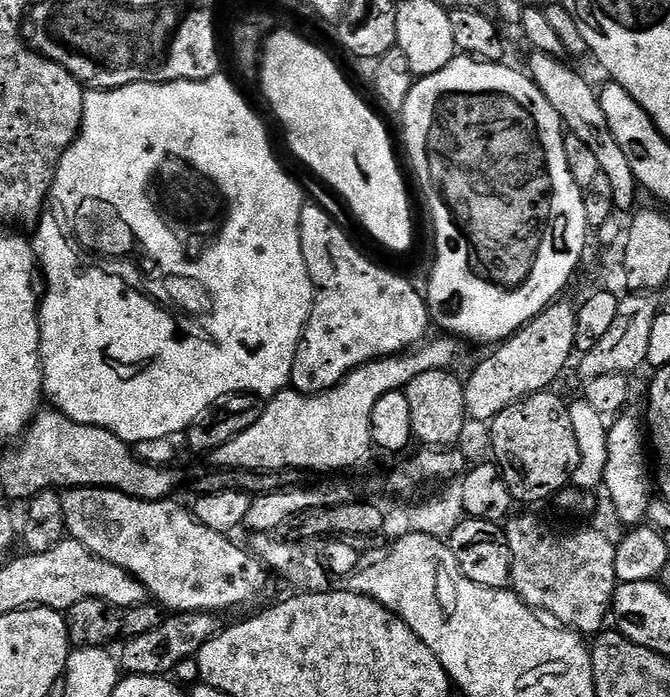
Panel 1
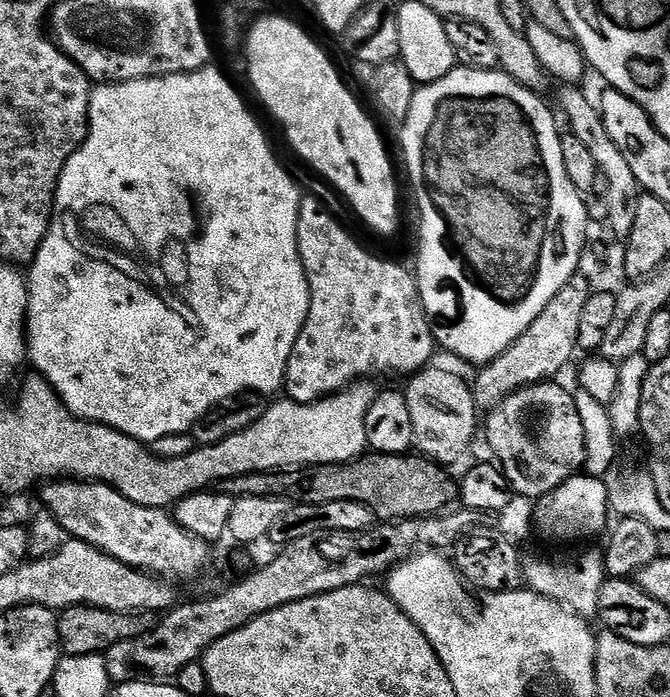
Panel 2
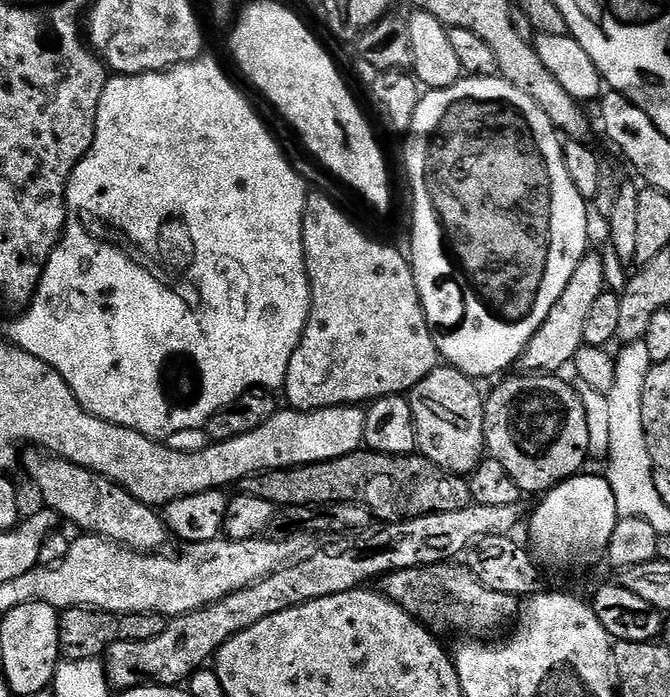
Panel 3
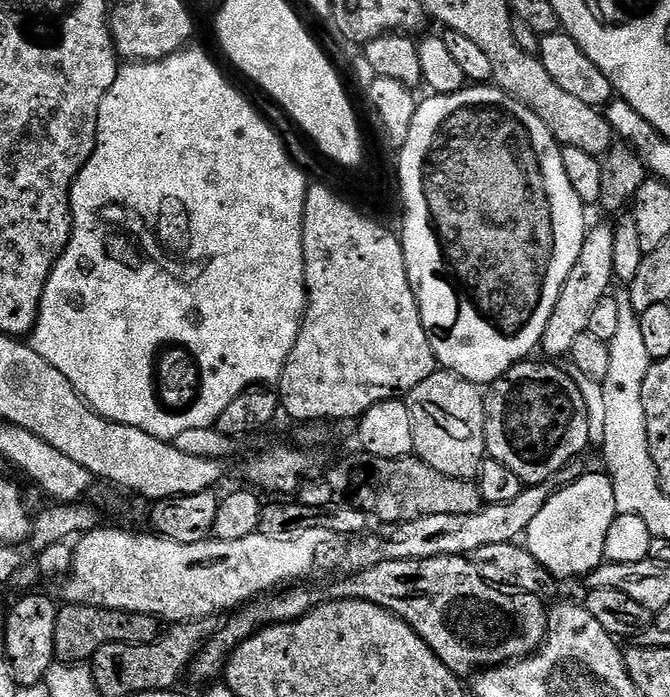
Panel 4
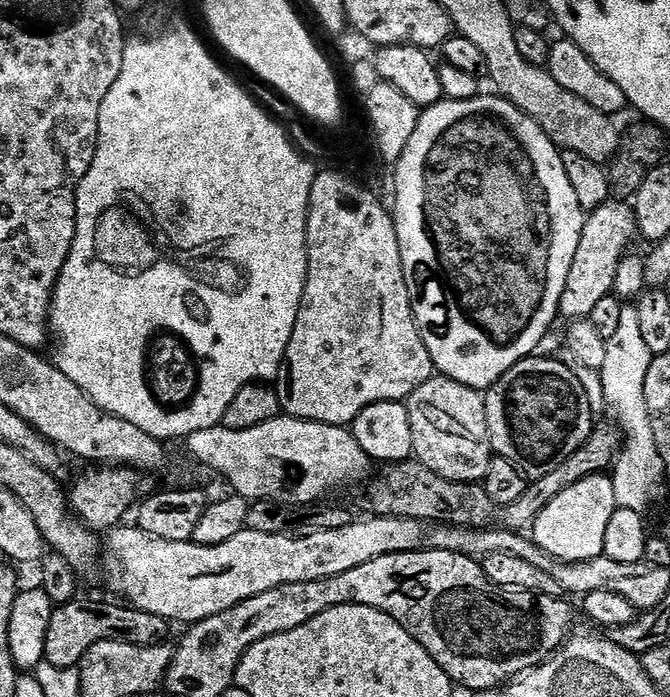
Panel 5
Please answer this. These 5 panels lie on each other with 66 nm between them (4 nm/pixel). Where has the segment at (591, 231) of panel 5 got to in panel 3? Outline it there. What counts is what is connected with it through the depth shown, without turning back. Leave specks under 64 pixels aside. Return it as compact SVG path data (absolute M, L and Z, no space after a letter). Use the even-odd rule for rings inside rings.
M586 254L582 262L578 262L578 270L570 274L570 282L566 282L566 290L562 290L562 298L554 302L546 322L538 326L534 338L526 346L522 357L522 364L525 364L527 371L532 374L556 374L567 369L571 365L574 354L585 347L584 330L586 317L592 304L598 299L598 294L606 291L603 276L603 262L599 255Z

